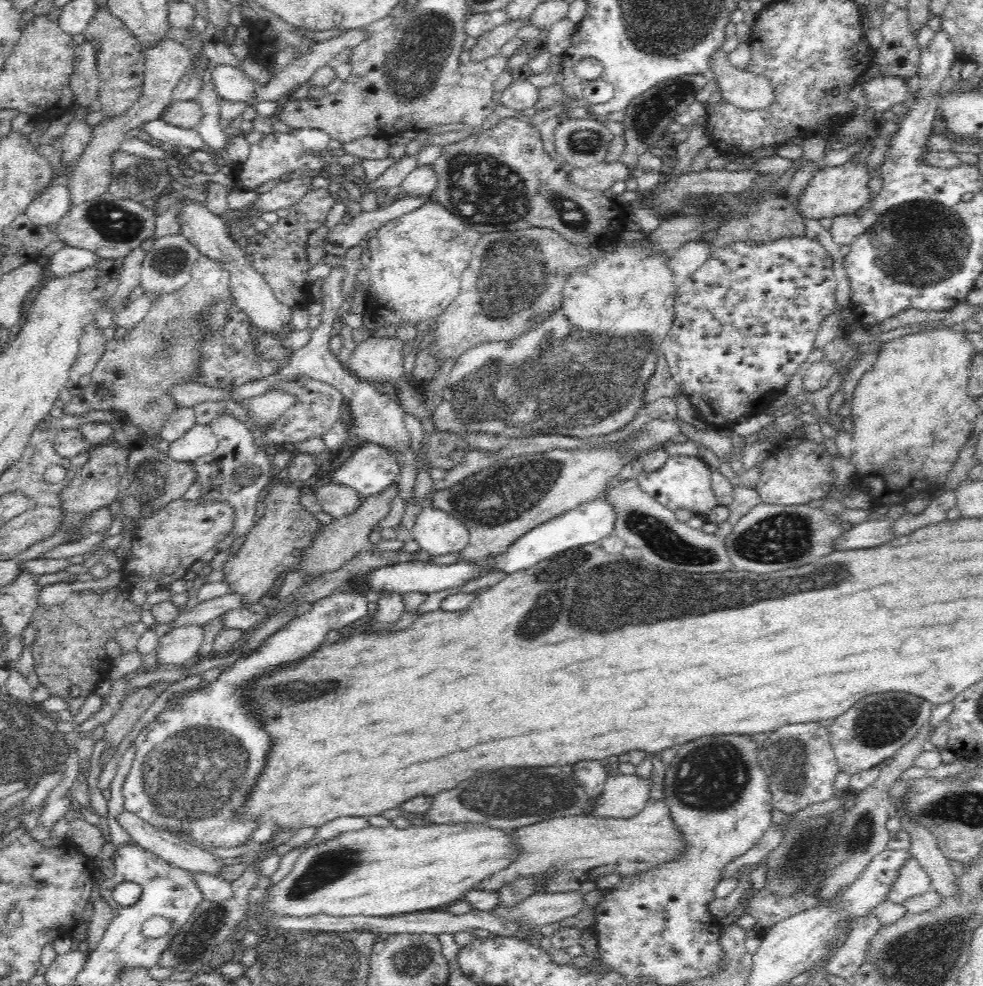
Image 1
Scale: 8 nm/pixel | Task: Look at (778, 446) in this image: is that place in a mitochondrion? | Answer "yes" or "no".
no

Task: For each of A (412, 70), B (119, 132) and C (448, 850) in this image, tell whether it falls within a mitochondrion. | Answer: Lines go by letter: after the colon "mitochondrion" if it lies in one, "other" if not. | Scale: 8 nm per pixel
A: mitochondrion
B: other
C: other

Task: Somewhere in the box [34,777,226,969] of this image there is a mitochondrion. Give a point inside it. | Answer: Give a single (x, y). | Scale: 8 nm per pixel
(190, 947)

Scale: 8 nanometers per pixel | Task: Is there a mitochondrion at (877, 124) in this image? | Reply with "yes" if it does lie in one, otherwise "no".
no

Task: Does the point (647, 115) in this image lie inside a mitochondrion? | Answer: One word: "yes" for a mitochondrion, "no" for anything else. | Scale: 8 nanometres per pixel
yes

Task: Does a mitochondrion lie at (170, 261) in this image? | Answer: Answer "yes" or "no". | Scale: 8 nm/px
yes

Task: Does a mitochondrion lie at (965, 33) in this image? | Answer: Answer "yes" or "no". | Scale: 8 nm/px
no

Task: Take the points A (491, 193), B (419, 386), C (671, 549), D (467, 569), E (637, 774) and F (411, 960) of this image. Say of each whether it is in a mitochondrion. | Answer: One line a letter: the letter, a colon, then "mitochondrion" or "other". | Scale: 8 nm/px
A: mitochondrion
B: other
C: mitochondrion
D: other
E: other
F: mitochondrion

